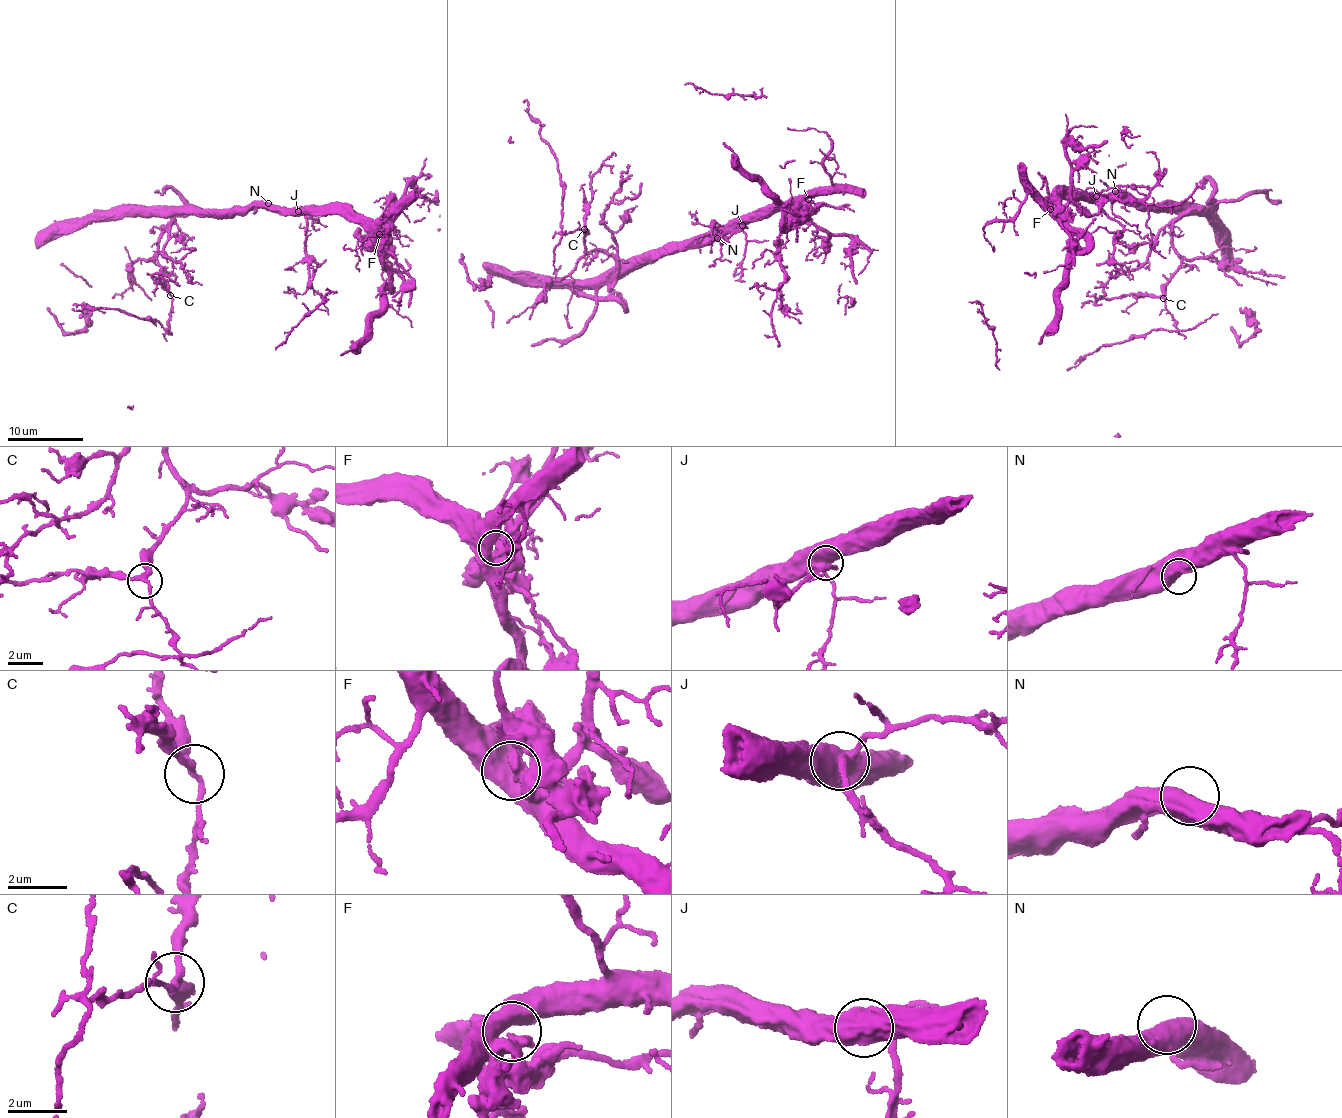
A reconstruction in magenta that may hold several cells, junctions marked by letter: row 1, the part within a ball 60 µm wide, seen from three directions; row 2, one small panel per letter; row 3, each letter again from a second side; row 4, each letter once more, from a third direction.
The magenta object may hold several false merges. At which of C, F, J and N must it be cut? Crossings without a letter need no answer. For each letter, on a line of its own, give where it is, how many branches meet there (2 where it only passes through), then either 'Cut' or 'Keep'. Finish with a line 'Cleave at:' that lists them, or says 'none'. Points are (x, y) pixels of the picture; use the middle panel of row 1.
C: Place: (584, 229). Branches: 3. Keep
F: Place: (808, 199). Branches: 1. Keep
J: Place: (742, 225). Branches: 3. Keep
N: Place: (717, 238). Branches: 1. Keep
Cleave at: none

